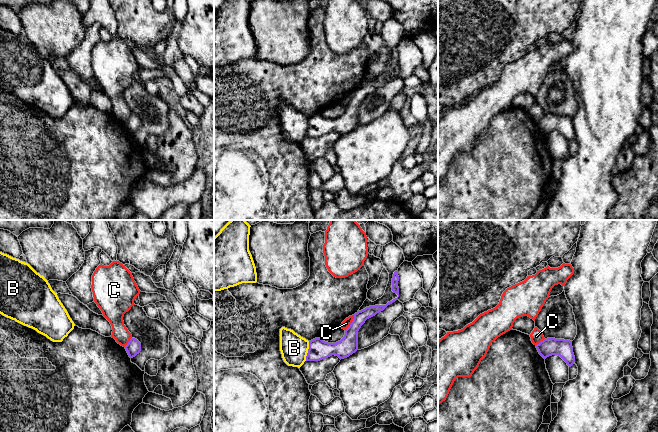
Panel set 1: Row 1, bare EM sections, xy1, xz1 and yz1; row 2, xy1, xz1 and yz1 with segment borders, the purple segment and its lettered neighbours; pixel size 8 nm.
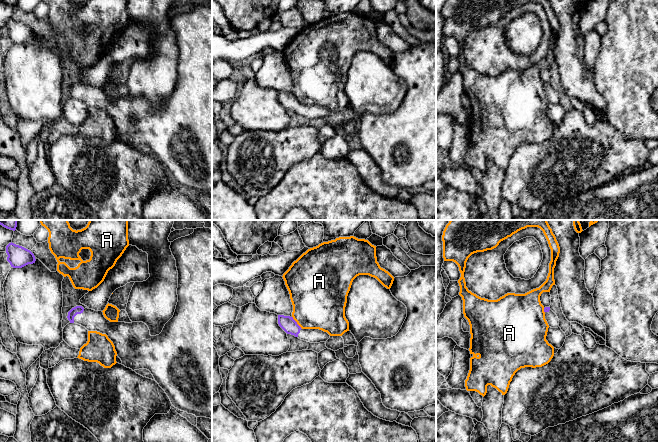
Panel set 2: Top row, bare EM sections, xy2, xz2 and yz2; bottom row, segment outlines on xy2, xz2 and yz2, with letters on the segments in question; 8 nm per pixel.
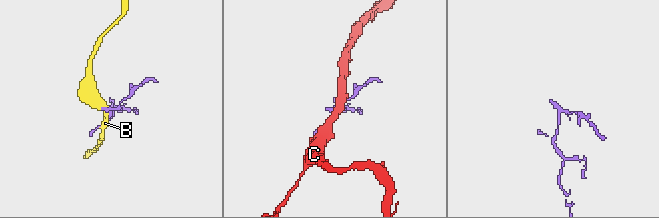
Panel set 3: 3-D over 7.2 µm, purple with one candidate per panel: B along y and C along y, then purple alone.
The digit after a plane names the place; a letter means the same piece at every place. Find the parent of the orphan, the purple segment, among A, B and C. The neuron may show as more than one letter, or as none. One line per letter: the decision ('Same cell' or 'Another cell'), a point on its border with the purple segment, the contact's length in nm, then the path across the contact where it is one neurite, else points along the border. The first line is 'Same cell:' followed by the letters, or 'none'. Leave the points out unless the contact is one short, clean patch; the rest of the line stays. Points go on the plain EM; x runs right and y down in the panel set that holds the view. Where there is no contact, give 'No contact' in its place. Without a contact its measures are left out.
Same cell: none
A: Another cell. Touches purple at xz2 (296, 98). Shared border 120 nm. Boundary: xz2 (292, 92), (301, 103)
B: Another cell. Touches purple at xz1 (308, 127). Shared border 160 nm
C: Another cell. Touches purple at xz1 (351, 99). Shared border 150 nm. Boundary: xz1 (354, 91), (350, 101), (345, 106)

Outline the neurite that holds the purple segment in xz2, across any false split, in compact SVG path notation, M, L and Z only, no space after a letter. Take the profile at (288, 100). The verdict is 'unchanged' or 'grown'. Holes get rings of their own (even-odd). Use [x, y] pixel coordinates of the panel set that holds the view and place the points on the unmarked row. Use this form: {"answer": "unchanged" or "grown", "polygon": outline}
{"answer": "grown", "polygon": "M278 91L279 102L287 109L310 119L326 118L330 111L319 105L302 105L290 92Z"}

